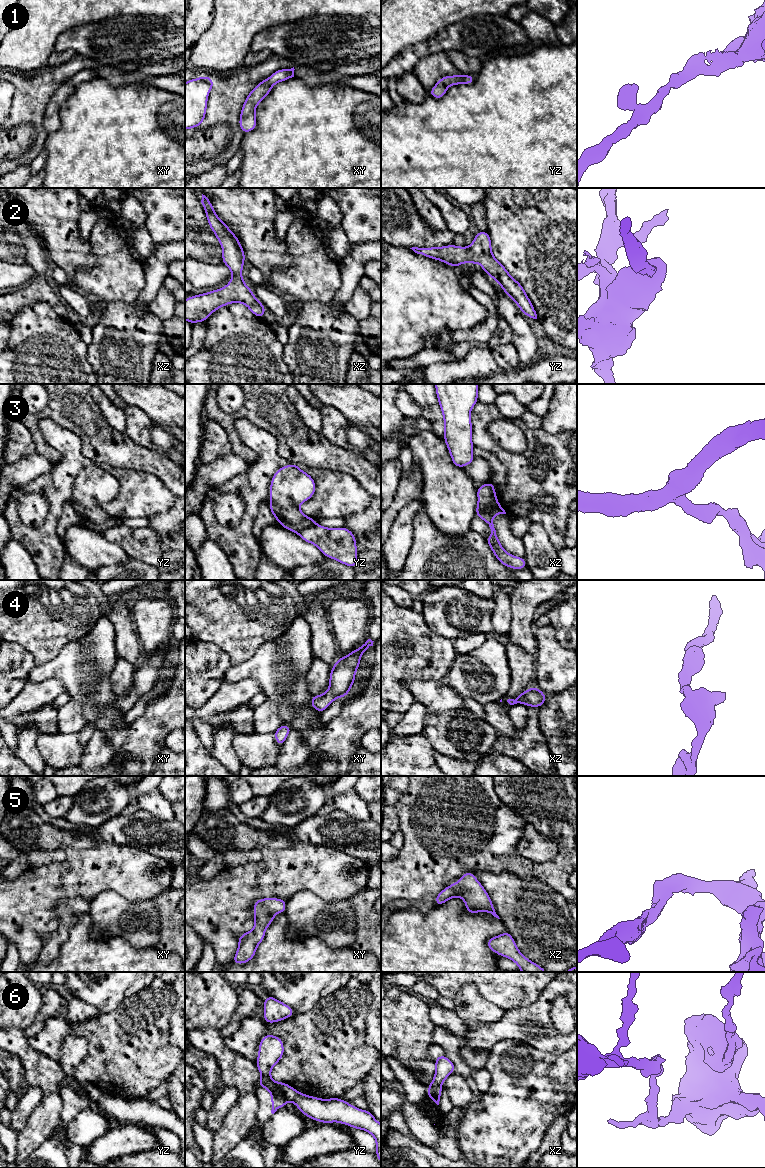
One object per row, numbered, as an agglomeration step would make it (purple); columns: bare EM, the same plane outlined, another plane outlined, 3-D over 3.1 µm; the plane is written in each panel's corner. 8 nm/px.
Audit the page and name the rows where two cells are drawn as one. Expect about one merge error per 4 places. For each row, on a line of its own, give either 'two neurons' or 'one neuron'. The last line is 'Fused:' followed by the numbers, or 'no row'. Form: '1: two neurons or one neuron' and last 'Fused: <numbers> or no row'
1: one neuron
2: one neuron
3: two neurons
4: one neuron
5: one neuron
6: one neuron
Fused: 3

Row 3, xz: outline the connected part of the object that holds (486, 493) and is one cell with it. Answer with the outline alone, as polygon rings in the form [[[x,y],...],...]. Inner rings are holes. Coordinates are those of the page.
[[[492,482],[483,484],[477,488],[476,491],[478,496],[478,503],[482,506],[483,509],[489,507],[491,503],[497,498],[495,487]]]

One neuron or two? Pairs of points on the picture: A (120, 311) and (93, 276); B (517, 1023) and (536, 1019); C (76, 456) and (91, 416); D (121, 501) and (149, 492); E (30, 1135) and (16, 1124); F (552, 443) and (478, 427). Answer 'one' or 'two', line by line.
A: two
B: one
C: two
D: one
E: two
F: one

